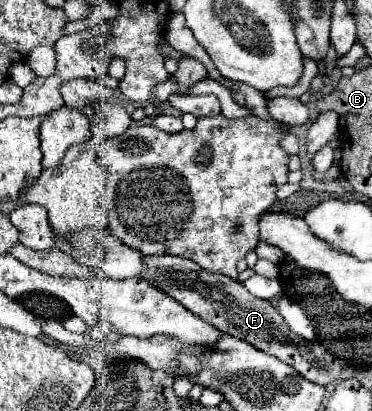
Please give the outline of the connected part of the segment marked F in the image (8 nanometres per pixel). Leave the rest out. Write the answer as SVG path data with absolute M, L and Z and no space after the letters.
M143 255L143 263L147 269L143 271L143 279L155 287L159 287L163 293L173 297L177 303L181 303L187 311L193 315L201 317L209 325L213 325L217 331L227 333L231 337L243 339L251 343L255 349L269 353L277 357L279 361L291 365L297 369L305 379L319 383L319 385L329 385L331 381L339 379L341 373L341 363L339 359L325 359L321 357L321 345L319 343L307 343L305 339L297 337L295 333L289 331L287 323L283 317L275 311L275 307L265 301L253 297L241 283L235 279L229 279L219 273L205 273L199 269L189 259L179 259L179 257L167 257L167 255Z

